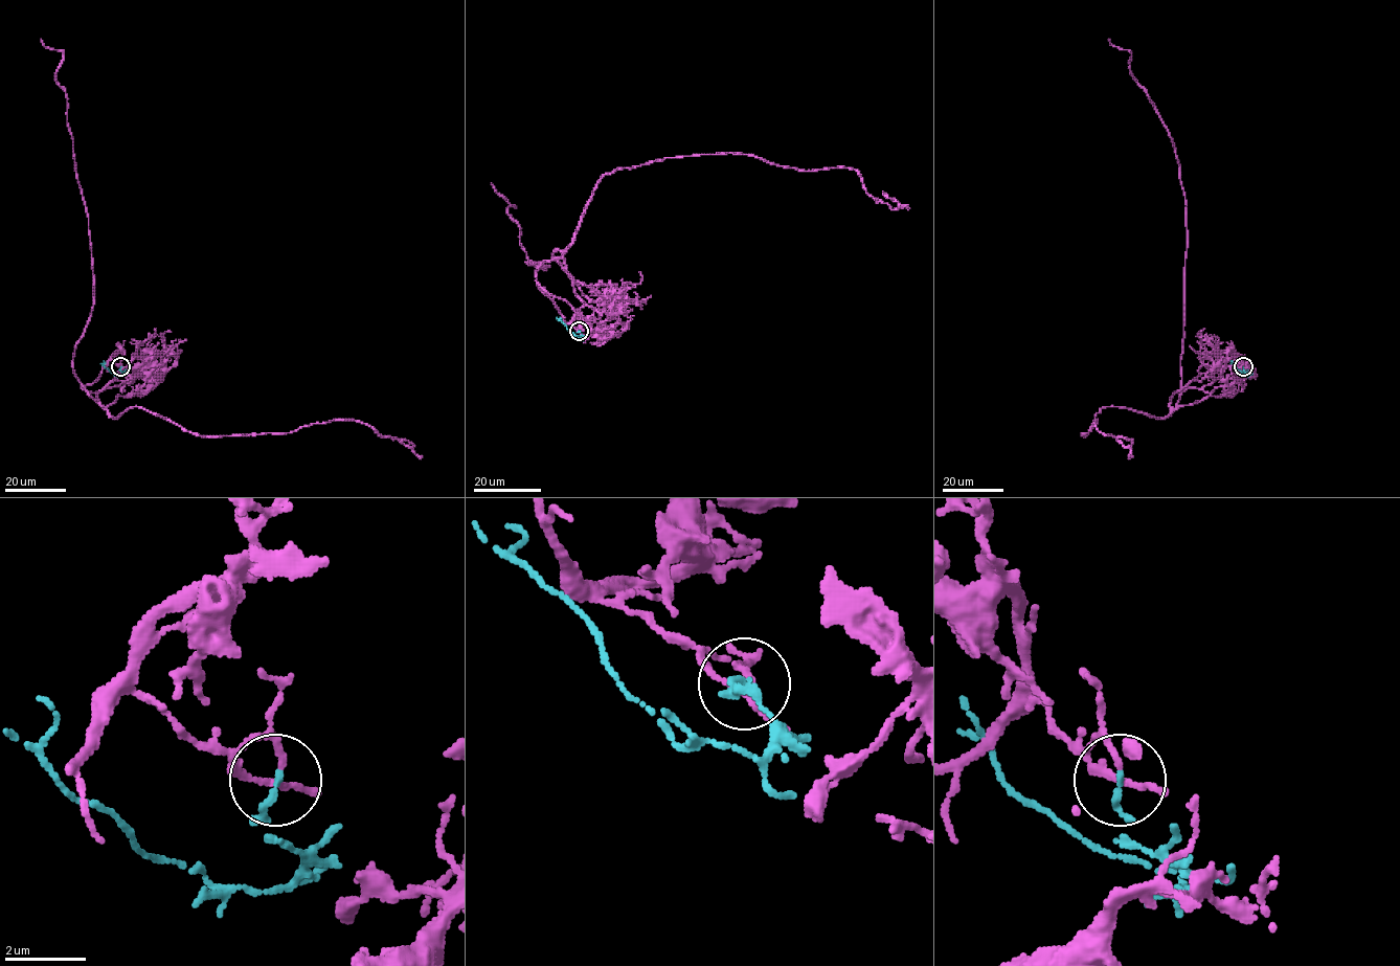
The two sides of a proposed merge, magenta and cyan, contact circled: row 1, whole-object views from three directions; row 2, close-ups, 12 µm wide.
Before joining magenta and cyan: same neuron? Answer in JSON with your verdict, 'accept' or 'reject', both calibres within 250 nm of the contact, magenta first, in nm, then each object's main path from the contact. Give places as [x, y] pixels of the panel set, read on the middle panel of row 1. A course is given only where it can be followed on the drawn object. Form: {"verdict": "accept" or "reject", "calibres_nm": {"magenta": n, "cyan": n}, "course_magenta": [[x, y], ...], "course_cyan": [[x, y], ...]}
{"verdict": "accept", "calibres_nm": {"magenta": 120, "cyan": 110}, "course_magenta": [[579, 331], [536, 270], [568, 245], [606, 174], [732, 153], [855, 169], [897, 209], [882, 192]], "course_cyan": [[579, 331], [581, 335], [574, 336], [560, 317]]}

